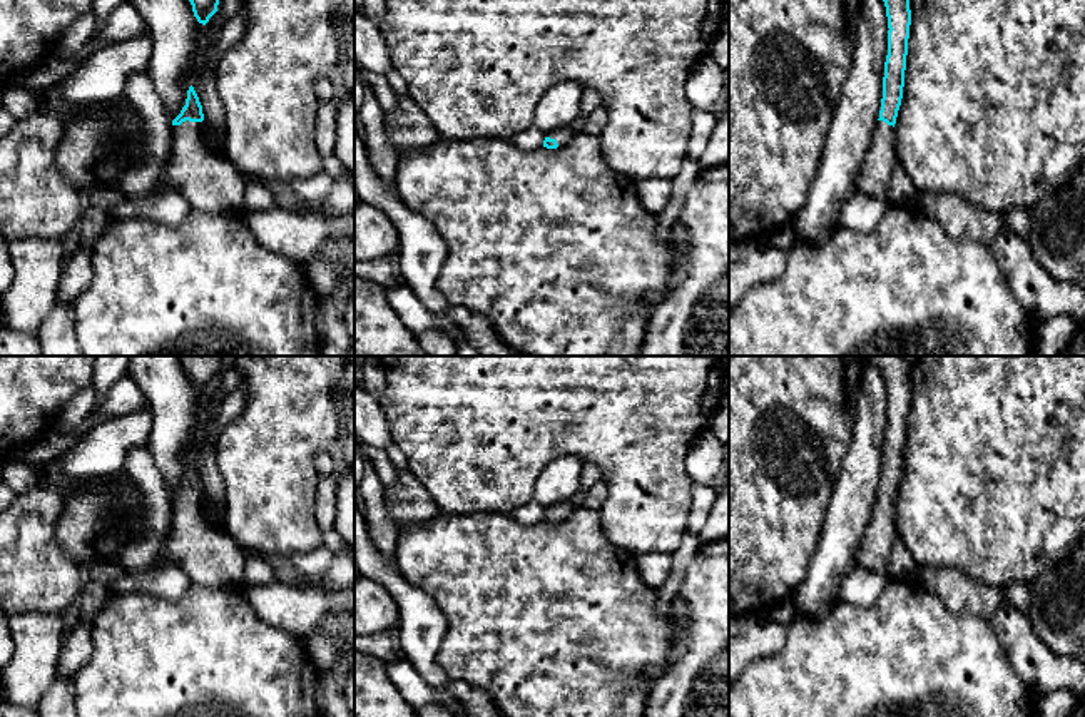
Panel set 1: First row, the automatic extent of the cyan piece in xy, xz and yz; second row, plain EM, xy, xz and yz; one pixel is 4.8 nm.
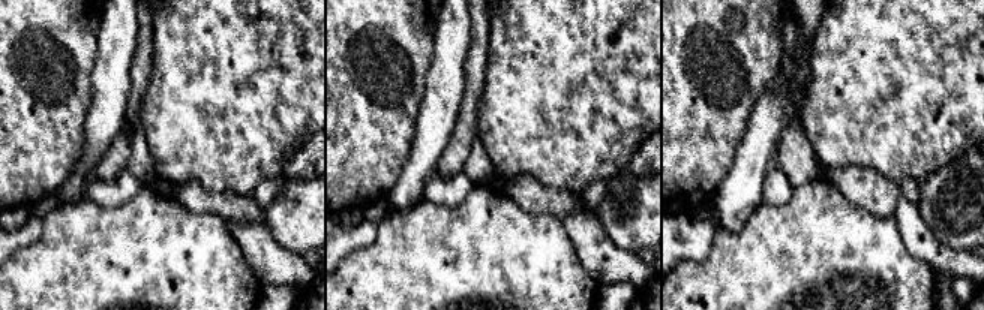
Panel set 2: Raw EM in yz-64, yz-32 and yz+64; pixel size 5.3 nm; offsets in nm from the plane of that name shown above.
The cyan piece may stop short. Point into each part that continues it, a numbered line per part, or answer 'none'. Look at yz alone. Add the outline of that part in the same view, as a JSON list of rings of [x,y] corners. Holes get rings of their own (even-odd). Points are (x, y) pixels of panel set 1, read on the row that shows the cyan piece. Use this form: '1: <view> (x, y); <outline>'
1: yz (873, 179); [[[878,120],[873,144],[854,182],[854,191],[888,201],[888,184],[896,162],[894,127]]]

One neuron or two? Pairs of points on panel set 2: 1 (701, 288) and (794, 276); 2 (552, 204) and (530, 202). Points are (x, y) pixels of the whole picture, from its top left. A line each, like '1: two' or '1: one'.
1: one
2: one

